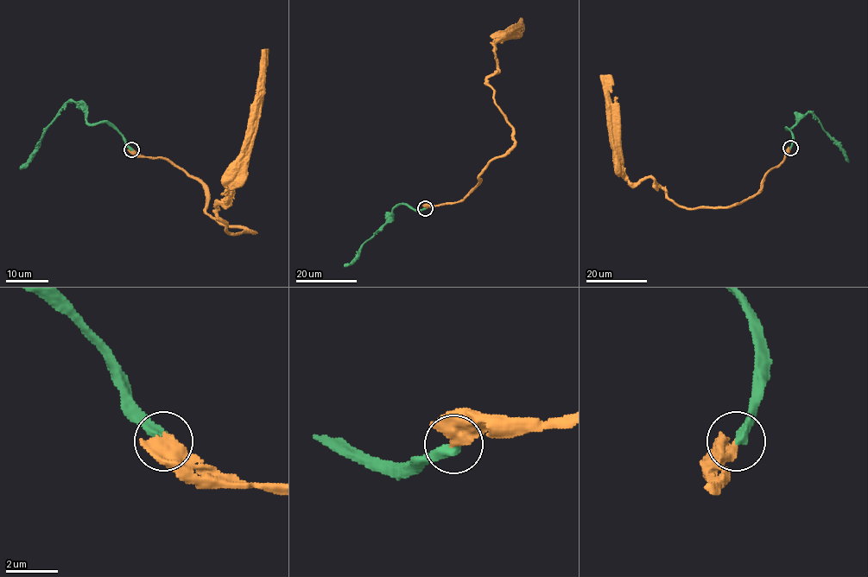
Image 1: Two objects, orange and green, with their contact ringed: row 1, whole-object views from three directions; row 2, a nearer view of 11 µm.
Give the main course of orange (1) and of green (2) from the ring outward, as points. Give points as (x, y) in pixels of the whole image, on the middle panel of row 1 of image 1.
1: (425, 208), (460, 201), (485, 167), (513, 144), (513, 127), (486, 79), (498, 71), (495, 45), (522, 19)
2: (425, 208), (415, 210), (406, 204), (397, 204), (391, 217), (363, 244), (357, 256), (344, 266)

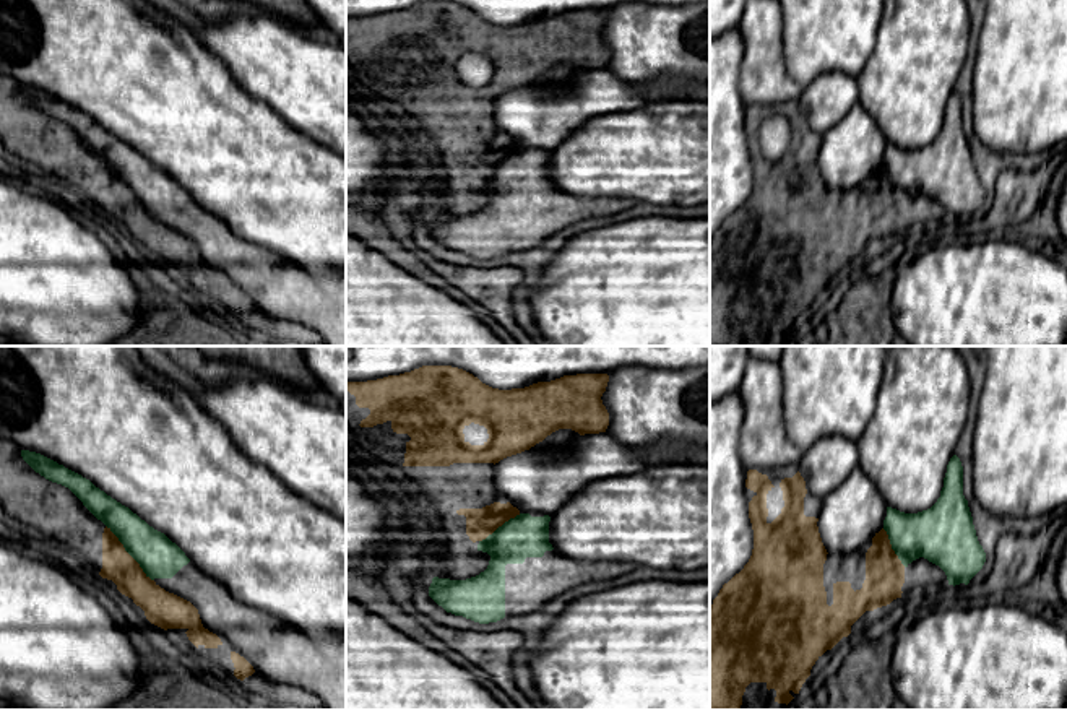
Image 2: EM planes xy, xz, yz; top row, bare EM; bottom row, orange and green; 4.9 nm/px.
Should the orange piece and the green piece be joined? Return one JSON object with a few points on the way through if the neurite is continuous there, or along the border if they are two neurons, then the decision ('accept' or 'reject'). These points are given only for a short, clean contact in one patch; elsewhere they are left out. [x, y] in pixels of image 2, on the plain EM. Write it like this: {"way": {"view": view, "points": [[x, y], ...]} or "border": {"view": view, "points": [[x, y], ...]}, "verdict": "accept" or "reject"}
{"border": {"view": "xy", "points": [[106, 161], [153, 216]]}, "verdict": "reject"}

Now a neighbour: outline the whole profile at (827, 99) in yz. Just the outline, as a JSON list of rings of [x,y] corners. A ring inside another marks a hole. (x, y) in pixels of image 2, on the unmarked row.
[[[830,71],[802,88],[797,104],[807,128],[823,135],[841,122],[859,101],[857,78]]]

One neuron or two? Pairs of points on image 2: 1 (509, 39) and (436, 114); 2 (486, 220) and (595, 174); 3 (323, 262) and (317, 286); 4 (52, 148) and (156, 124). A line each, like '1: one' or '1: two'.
1: one
2: two
3: two
4: two

